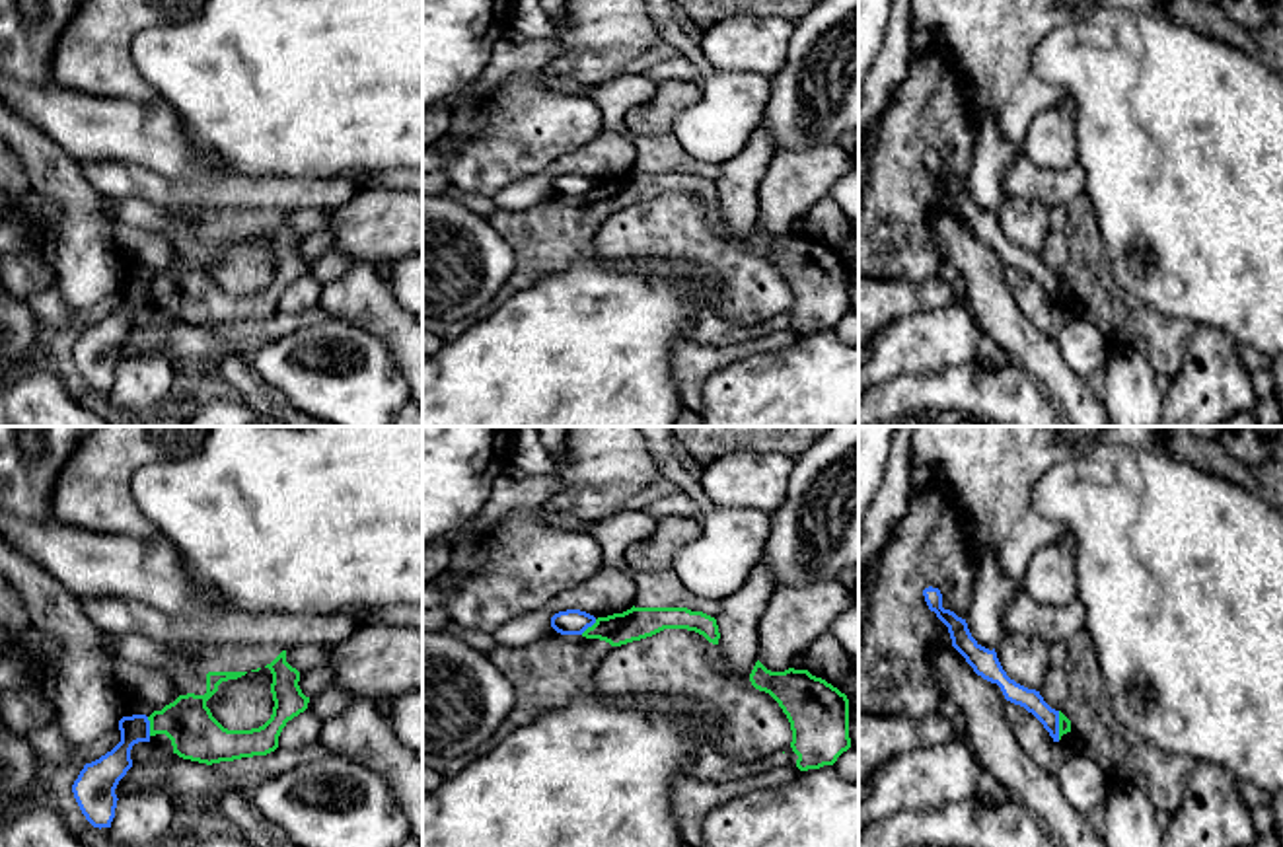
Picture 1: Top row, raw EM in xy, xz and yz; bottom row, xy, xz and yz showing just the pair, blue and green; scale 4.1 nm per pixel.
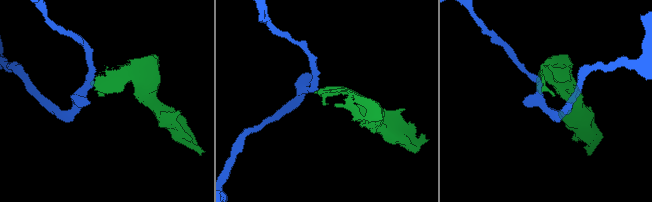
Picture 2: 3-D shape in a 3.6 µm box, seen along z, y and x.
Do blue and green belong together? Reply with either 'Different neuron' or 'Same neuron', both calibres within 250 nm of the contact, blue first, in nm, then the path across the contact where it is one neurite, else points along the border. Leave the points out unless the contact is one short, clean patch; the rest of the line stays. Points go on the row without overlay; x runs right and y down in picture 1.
Different neuron. Thickness 120 nm (blue) against 220 nm. Boundary: xy (146, 281), (150, 298)

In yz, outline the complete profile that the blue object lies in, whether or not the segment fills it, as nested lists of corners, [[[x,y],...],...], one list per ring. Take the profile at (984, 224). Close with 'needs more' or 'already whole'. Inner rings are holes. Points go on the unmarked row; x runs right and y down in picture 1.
[[[929,150],[923,154],[923,160],[929,173],[948,191],[952,210],[966,222],[973,236],[983,243],[997,247],[1007,265],[1032,276],[1049,296],[1053,306],[1059,306],[1059,275],[1051,273],[1040,255],[1028,253],[1007,239],[995,212],[989,214],[981,210],[971,201],[966,183],[942,171],[942,158],[938,152]]] | already whole

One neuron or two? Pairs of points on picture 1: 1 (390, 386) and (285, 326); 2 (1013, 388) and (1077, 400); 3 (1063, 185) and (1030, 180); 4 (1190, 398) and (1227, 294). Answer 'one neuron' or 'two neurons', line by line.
1: two neurons
2: two neurons
3: one neuron
4: two neurons

